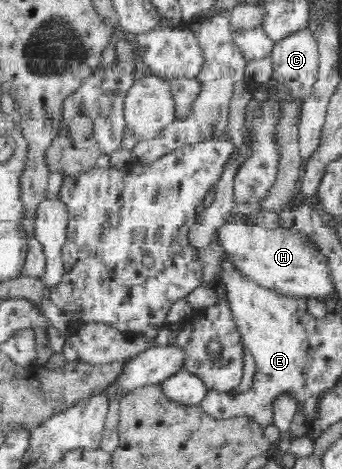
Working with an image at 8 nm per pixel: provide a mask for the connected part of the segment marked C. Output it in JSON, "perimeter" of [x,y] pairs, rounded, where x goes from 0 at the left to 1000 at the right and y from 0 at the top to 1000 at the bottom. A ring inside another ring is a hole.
{"perimeter":[[[898,55],[851,68],[801,94],[795,171],[827,179],[833,200],[895,211],[924,173],[930,119],[924,72]]]}

